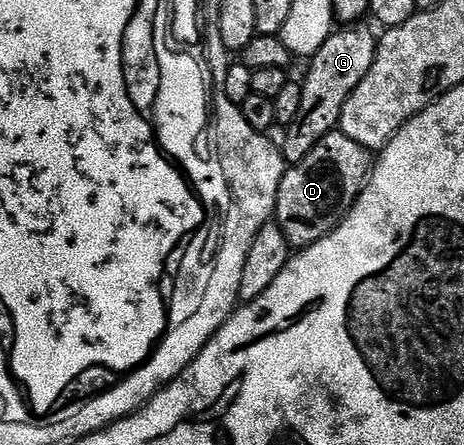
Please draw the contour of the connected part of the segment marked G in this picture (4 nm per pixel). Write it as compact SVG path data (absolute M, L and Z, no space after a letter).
M342 25L331 31L328 41L324 41L324 45L320 45L320 49L309 60L310 68L306 71L306 79L301 80L300 113L296 113L296 121L292 121L290 126L285 128L283 135L286 136L280 139L282 155L287 164L293 165L304 161L304 157L308 157L308 153L312 153L312 149L316 149L318 142L338 127L348 97L352 97L356 85L360 85L360 81L364 81L364 77L368 77L368 69L372 69L372 61L376 61L379 36L373 35L368 28L362 26Z

